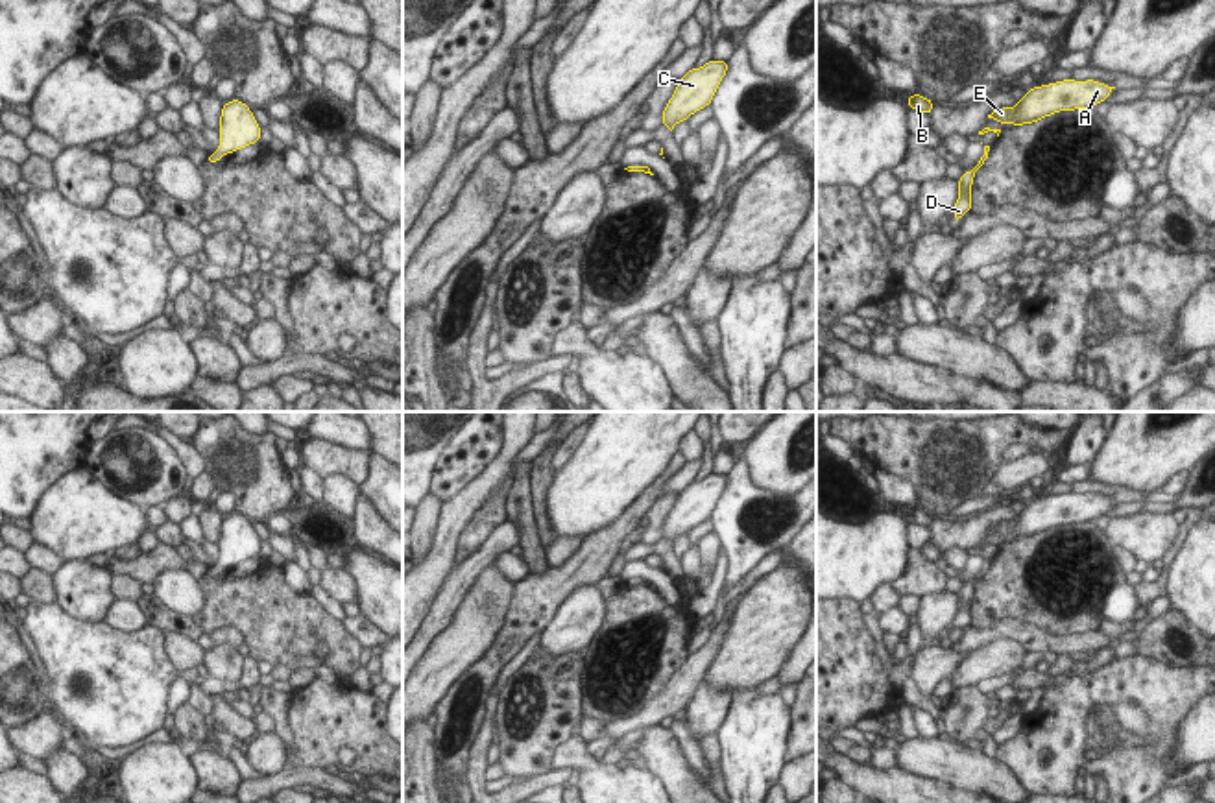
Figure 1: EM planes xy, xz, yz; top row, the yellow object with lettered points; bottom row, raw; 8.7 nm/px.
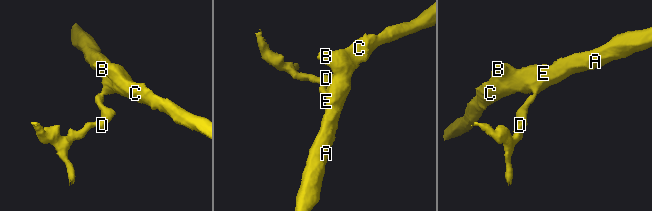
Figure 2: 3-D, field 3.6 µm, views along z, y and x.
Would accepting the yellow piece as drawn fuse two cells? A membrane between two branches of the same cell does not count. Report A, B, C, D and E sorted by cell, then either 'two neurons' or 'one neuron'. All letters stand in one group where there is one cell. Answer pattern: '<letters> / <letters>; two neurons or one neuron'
A B C D E; one neuron

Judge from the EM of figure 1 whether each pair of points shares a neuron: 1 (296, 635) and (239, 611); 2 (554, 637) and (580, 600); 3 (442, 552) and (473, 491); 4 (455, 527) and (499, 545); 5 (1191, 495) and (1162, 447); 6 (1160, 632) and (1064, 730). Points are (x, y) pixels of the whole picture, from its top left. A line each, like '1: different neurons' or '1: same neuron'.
1: same neuron
2: same neuron
3: same neuron
4: different neurons
5: different neurons
6: different neurons

